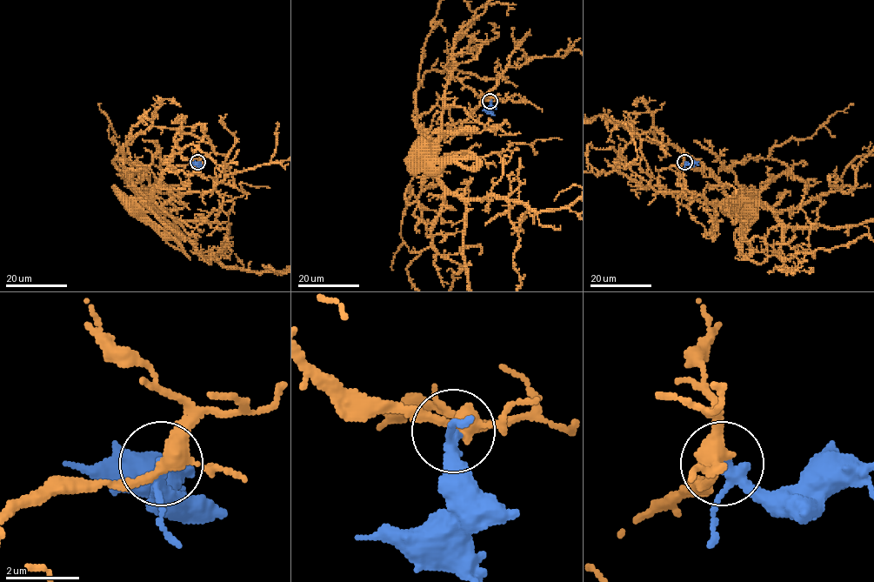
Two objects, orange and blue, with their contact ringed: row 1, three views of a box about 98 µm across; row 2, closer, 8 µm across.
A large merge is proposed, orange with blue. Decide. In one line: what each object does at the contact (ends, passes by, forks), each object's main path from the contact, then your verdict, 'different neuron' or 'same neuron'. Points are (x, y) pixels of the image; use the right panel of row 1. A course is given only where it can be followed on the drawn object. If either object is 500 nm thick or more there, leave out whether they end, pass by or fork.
orange forks | blue passes by | orange via (685, 161), (662, 169), (658, 182), (704, 203), (724, 203), (735, 198), (731, 202), (736, 206) | blue via (685, 162), (698, 165) | different neuron

